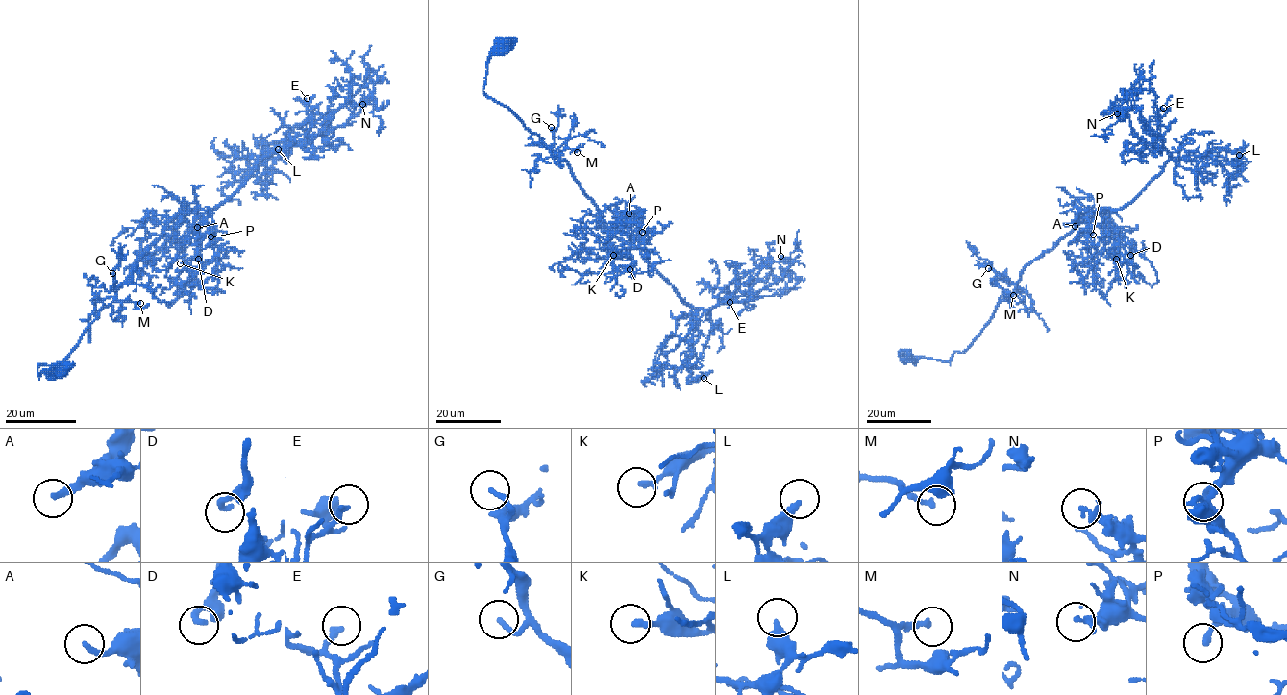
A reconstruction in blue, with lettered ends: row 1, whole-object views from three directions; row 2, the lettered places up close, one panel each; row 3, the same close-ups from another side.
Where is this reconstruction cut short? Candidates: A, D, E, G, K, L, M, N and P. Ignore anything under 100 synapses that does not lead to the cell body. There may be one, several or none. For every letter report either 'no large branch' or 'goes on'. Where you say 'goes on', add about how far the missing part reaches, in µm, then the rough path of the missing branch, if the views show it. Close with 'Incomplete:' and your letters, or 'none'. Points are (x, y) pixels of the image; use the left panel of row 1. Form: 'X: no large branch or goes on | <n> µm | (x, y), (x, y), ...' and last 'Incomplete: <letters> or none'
A: goes on | 30 µm | (197, 227), (189, 233), (168, 235), (155, 229), (143, 228), (128, 213)
D: no large branch
E: no large branch
G: no large branch
K: no large branch
L: no large branch
M: no large branch
N: no large branch
P: no large branch
Incomplete: A

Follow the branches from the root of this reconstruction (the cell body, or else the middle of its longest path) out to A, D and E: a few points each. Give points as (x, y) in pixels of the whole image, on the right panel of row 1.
A: (905, 357), (948, 361), (964, 351), (1024, 269), (1103, 210), (1082, 210), (1075, 226)
D: (905, 357), (948, 361), (964, 351), (1024, 269), (1099, 210), (1106, 234), (1130, 255)
E: (905, 357), (948, 361), (964, 351), (1027, 265), (1099, 210), (1127, 205), (1172, 159), (1156, 140), (1163, 108)

